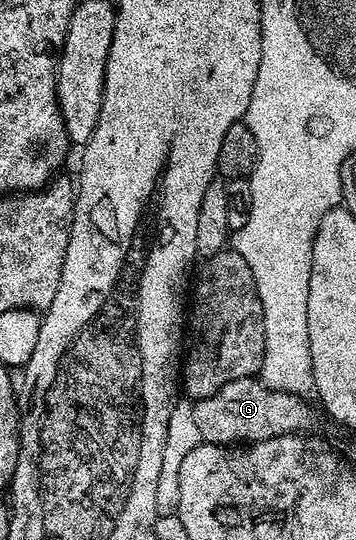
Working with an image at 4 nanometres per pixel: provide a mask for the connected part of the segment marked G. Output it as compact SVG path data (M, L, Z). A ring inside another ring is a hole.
M256 377L243 378L240 382L223 384L219 392L193 402L195 423L202 442L216 446L231 446L271 440L275 436L300 435L313 422L313 410L306 399L268 390Z

